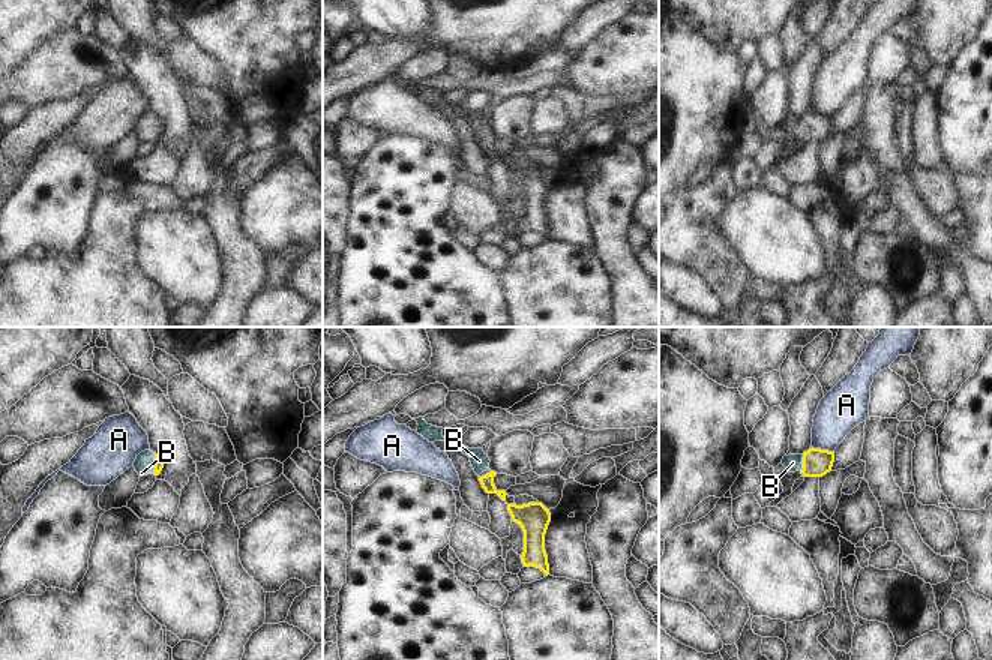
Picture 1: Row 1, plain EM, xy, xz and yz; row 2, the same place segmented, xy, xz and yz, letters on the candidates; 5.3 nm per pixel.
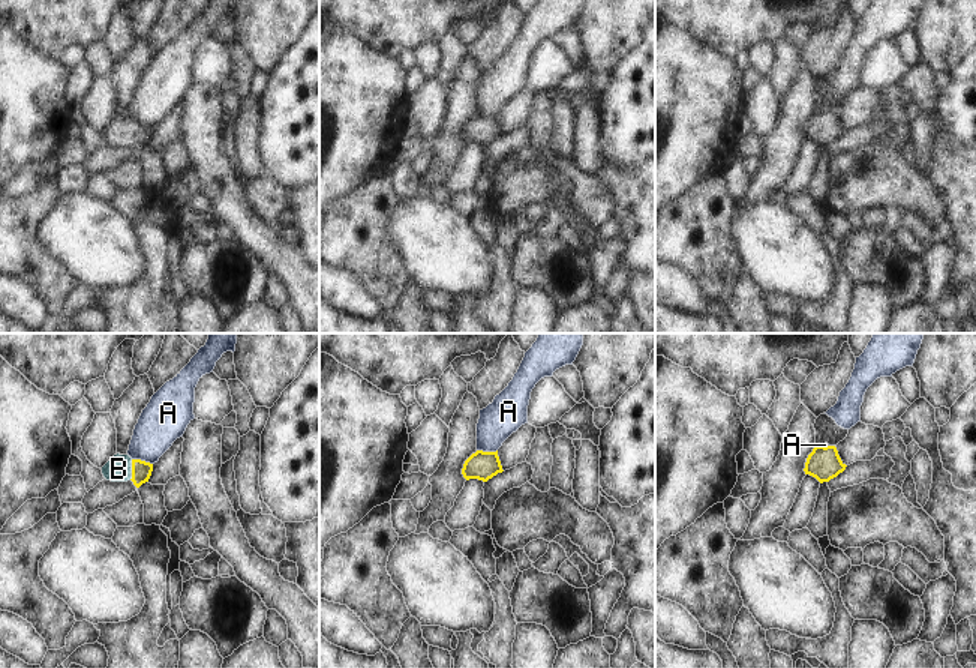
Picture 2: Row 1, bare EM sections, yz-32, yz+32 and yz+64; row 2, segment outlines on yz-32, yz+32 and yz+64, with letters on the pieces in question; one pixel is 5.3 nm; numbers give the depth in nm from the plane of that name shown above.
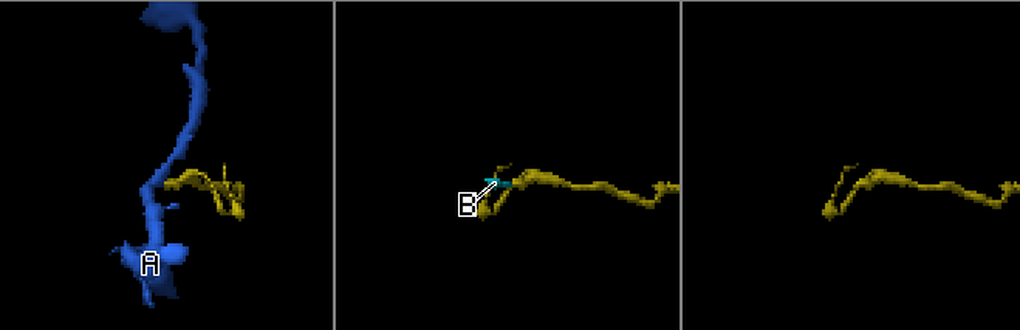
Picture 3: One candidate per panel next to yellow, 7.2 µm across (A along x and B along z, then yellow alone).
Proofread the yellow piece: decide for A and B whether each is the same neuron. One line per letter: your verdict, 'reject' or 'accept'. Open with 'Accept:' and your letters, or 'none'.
Accept: B
A: reject
B: accept

